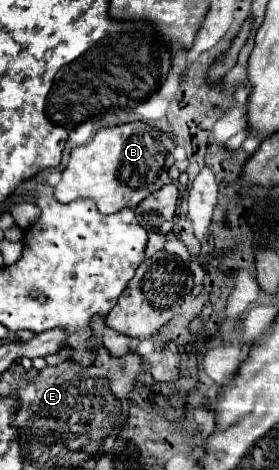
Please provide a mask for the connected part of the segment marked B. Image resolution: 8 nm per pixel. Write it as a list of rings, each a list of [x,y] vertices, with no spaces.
[[[145,123],[103,127],[91,143],[71,151],[71,161],[65,167],[53,195],[59,203],[91,199],[103,215],[117,213],[123,207],[137,207],[145,197],[171,181],[165,173],[171,149],[173,141]]]

